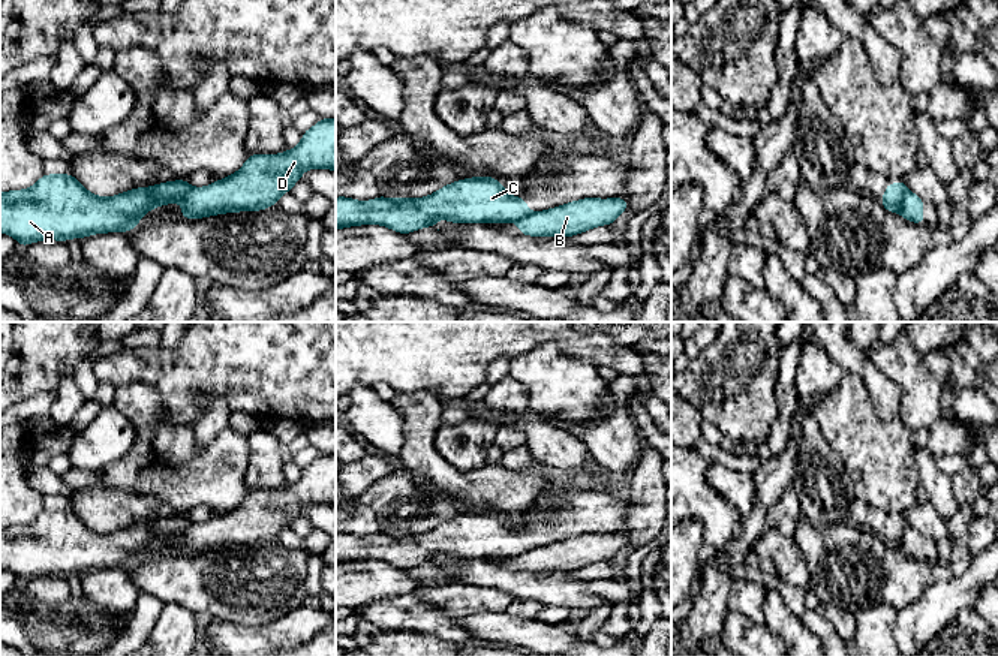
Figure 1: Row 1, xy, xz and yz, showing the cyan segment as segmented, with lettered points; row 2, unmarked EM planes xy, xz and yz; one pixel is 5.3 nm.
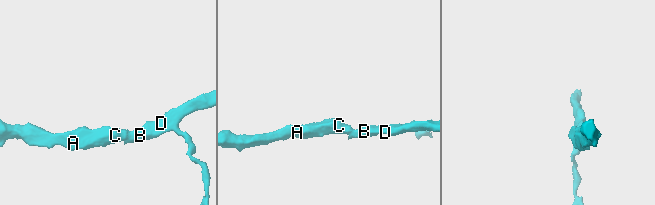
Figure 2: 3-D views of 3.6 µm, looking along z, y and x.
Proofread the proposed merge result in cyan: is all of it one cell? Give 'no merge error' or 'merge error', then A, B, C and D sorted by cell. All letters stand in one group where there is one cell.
merge error; groups A C / B D

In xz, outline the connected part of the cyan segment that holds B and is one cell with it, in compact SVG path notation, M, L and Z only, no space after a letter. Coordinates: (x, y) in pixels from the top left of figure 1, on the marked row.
M586 198L550 210L530 213L517 220L520 234L569 238L596 226L611 225L625 210L625 198Z

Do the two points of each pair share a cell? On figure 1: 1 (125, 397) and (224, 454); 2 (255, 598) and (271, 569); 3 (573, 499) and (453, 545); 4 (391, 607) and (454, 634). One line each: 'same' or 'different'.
1: same
2: same
3: same
4: same

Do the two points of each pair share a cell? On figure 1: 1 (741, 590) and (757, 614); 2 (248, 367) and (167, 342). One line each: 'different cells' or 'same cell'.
1: same cell
2: different cells

